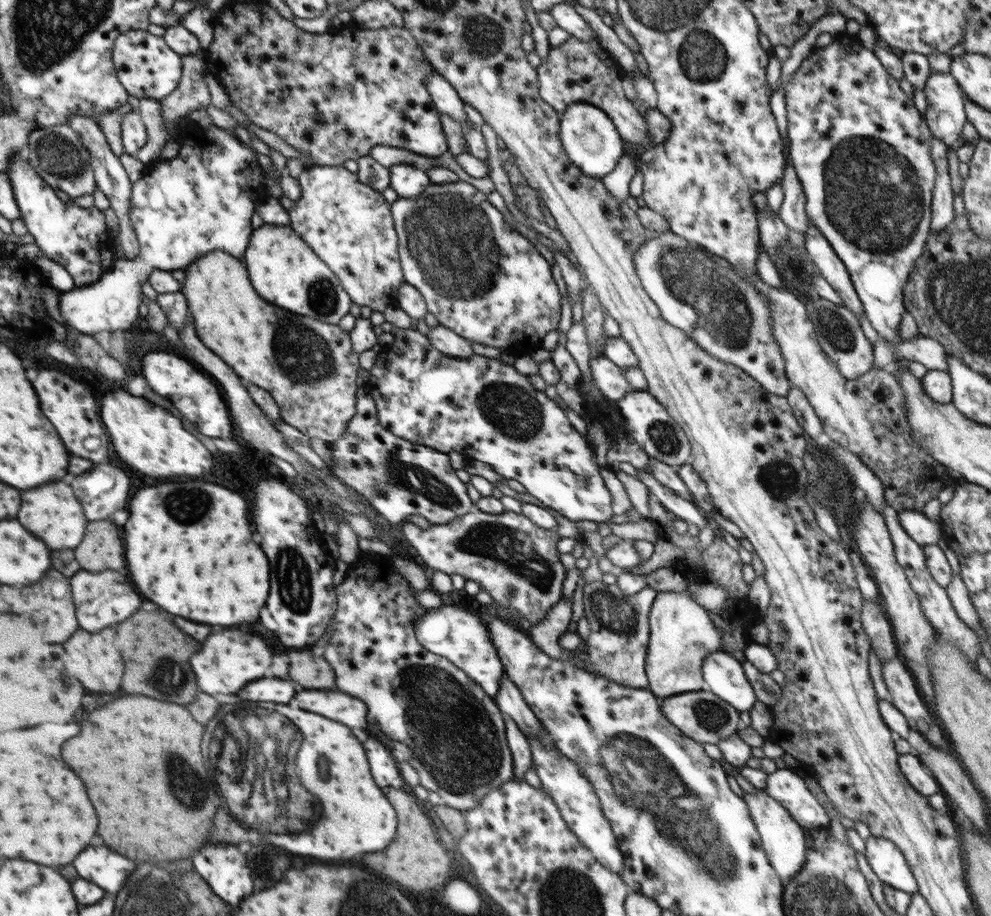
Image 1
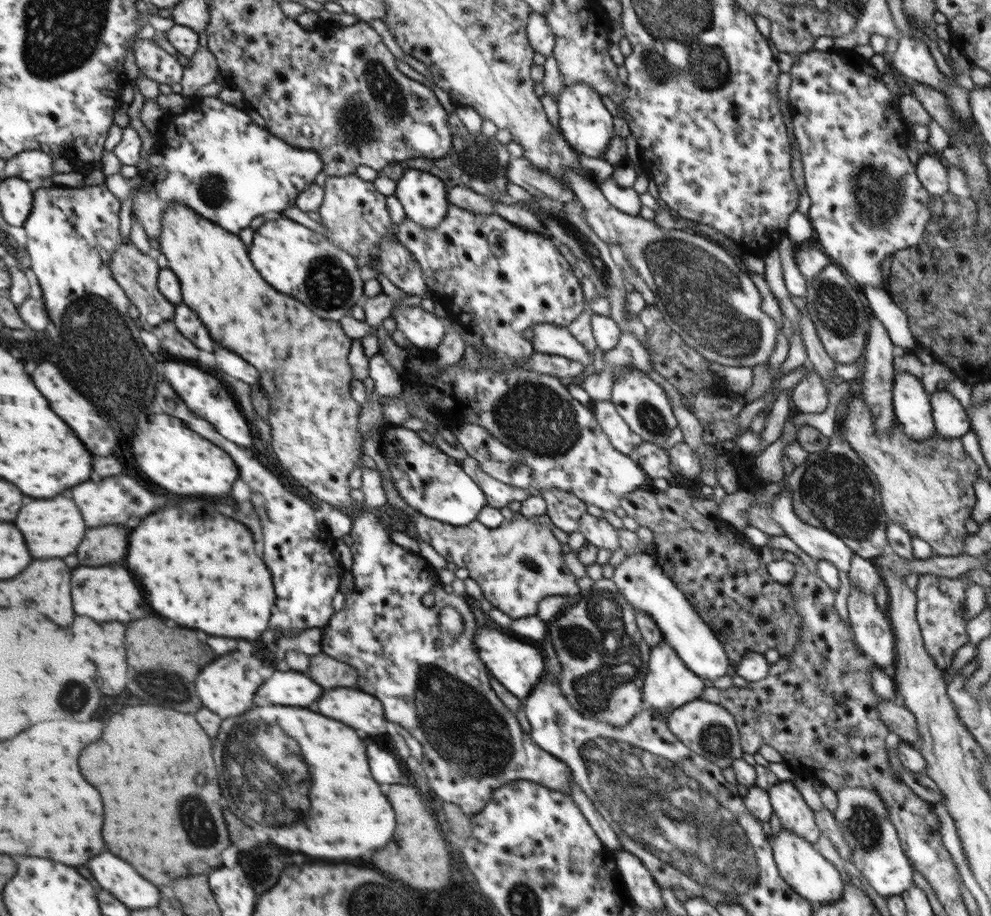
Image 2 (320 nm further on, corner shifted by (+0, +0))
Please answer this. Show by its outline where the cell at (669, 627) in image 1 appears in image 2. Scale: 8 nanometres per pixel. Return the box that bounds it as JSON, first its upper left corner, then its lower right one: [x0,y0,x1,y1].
[642,640,705,716]

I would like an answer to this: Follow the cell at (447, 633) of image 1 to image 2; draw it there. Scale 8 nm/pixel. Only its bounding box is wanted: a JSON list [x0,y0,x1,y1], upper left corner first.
[472,628,544,700]

